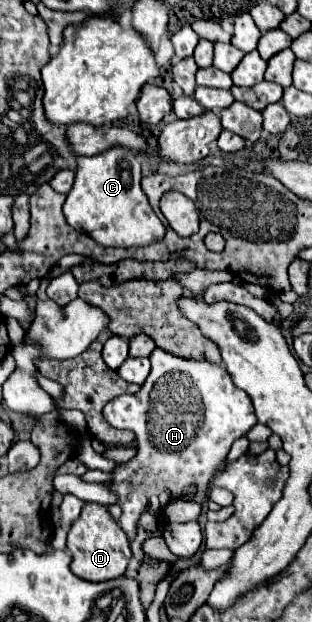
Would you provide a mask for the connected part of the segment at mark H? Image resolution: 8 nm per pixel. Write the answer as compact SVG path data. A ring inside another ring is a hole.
M156 347L150 361L128 357L118 375L136 385L146 381L136 395L120 395L104 407L104 417L112 427L136 433L136 457L112 471L112 481L108 483L124 511L118 523L132 541L136 521L148 503L150 511L162 517L166 505L178 499L188 485L198 485L194 501L204 503L208 483L222 467L232 443L244 437L258 419L248 393L234 385L224 367L210 361L186 361Z

